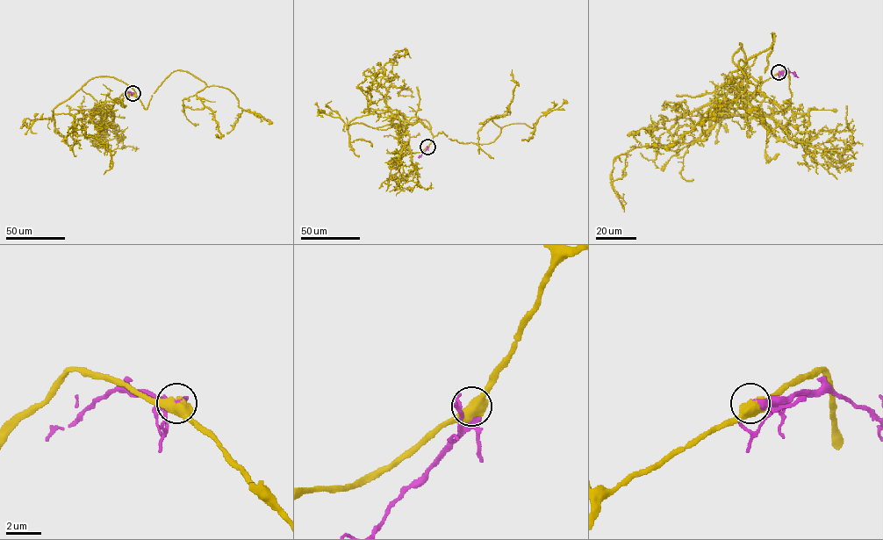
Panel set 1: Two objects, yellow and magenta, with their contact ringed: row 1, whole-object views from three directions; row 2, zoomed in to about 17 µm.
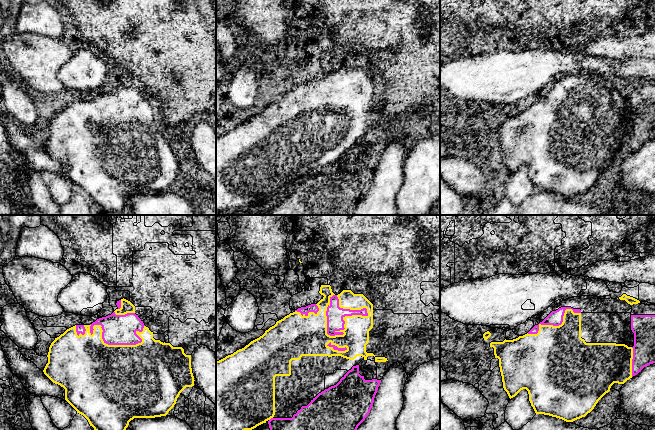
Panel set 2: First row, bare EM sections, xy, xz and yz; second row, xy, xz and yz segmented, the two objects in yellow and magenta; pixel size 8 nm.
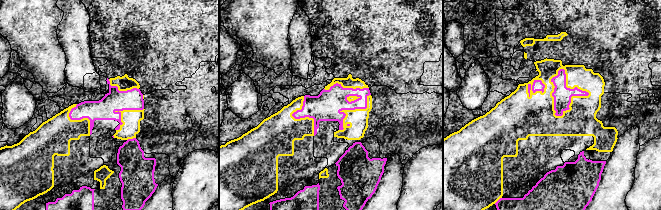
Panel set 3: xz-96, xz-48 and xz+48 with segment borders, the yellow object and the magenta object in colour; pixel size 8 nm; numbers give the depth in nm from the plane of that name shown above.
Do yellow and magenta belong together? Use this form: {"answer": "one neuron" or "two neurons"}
{"answer": "two neurons"}

